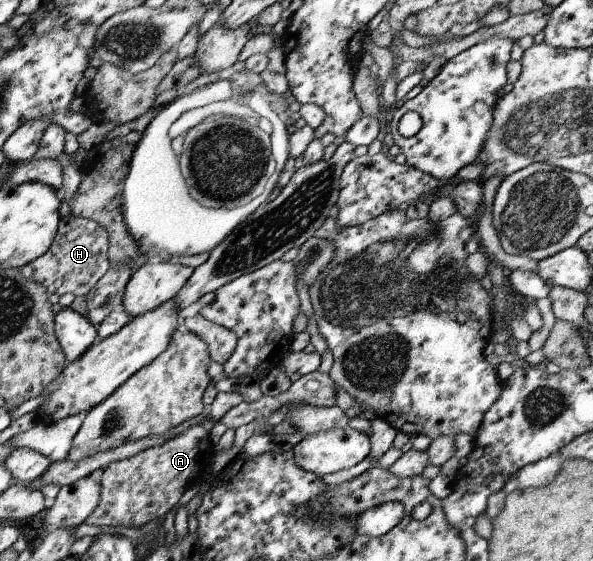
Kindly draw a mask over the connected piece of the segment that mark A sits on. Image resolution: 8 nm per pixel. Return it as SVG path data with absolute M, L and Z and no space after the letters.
M198 424L182 431L159 447L152 447L104 468L101 502L85 523L90 526L125 526L140 528L167 514L182 498L186 488L204 480L204 470L211 464L210 434Z

